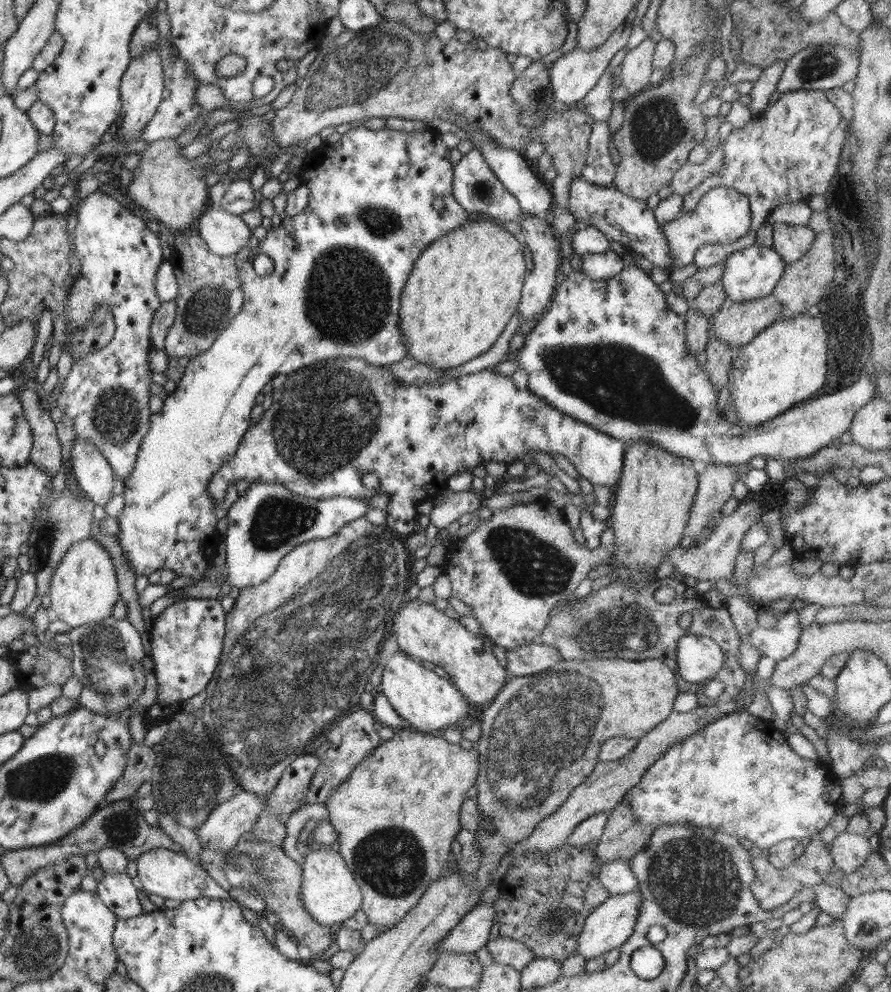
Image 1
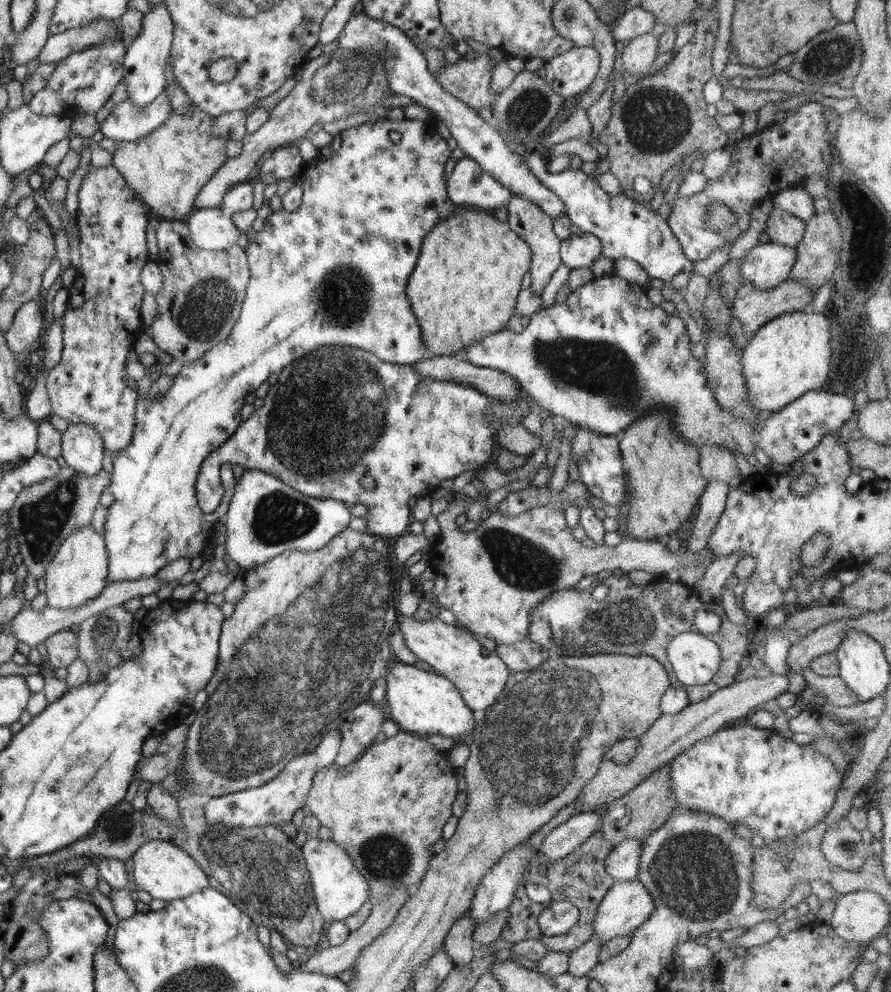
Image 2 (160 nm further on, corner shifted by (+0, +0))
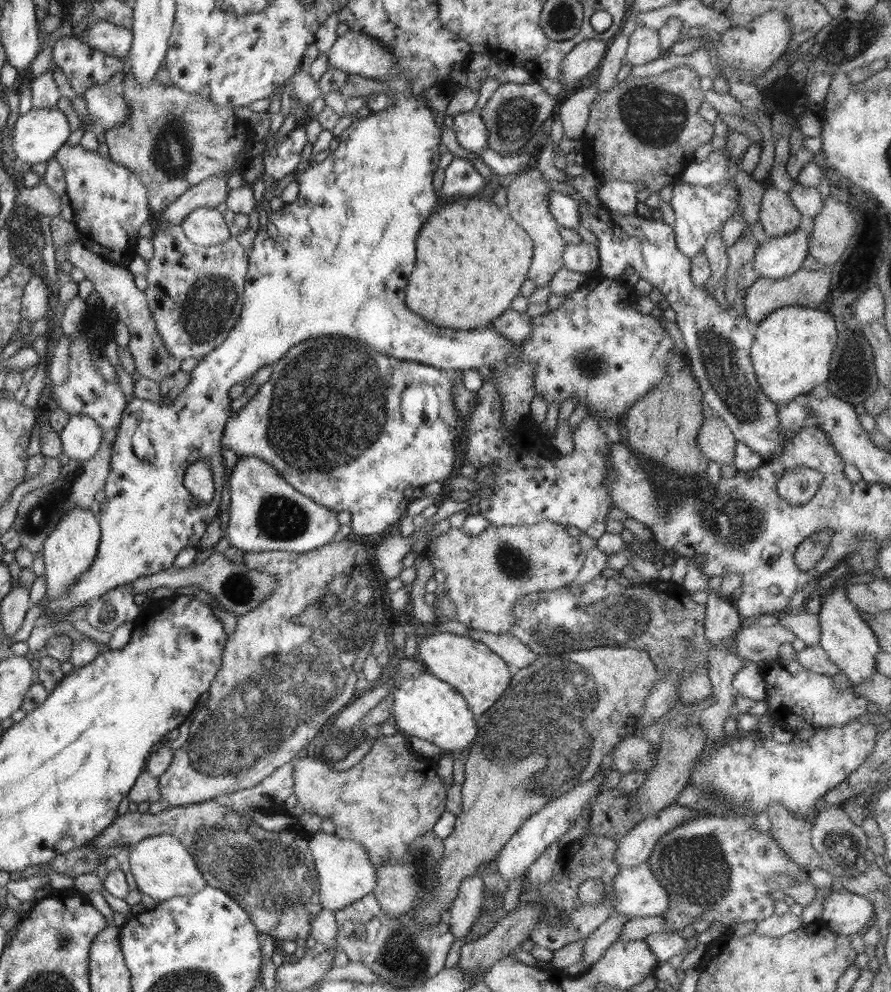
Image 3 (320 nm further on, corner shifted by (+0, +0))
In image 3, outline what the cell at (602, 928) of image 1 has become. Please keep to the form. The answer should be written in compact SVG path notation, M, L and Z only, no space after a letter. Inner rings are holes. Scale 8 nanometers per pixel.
M647 862L621 869L615 876L613 887L615 912L629 920L660 916L668 910L666 889L656 880Z

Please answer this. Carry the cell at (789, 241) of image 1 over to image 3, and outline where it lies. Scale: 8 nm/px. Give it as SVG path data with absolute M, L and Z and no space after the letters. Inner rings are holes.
M767 180L761 183L765 185L766 190L761 200L759 221L768 238L798 229L802 215L792 204L788 192L778 189Z

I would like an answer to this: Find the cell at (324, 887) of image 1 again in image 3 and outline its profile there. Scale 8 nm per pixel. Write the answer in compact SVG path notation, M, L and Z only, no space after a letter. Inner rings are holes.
M322 831L309 837L309 849L318 873L318 894L322 906L336 912L347 907L376 888L376 869L364 847L355 840L343 839L336 834Z

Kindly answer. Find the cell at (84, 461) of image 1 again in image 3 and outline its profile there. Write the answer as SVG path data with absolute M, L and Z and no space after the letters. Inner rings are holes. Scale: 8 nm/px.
M70 415L66 426L59 432L63 453L74 461L89 461L104 440L104 430L86 415Z

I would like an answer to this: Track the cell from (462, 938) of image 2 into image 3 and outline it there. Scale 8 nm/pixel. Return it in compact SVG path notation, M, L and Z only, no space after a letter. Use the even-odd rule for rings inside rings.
M478 874L461 880L457 897L448 910L450 932L455 938L466 939L476 924L483 903L483 882Z

